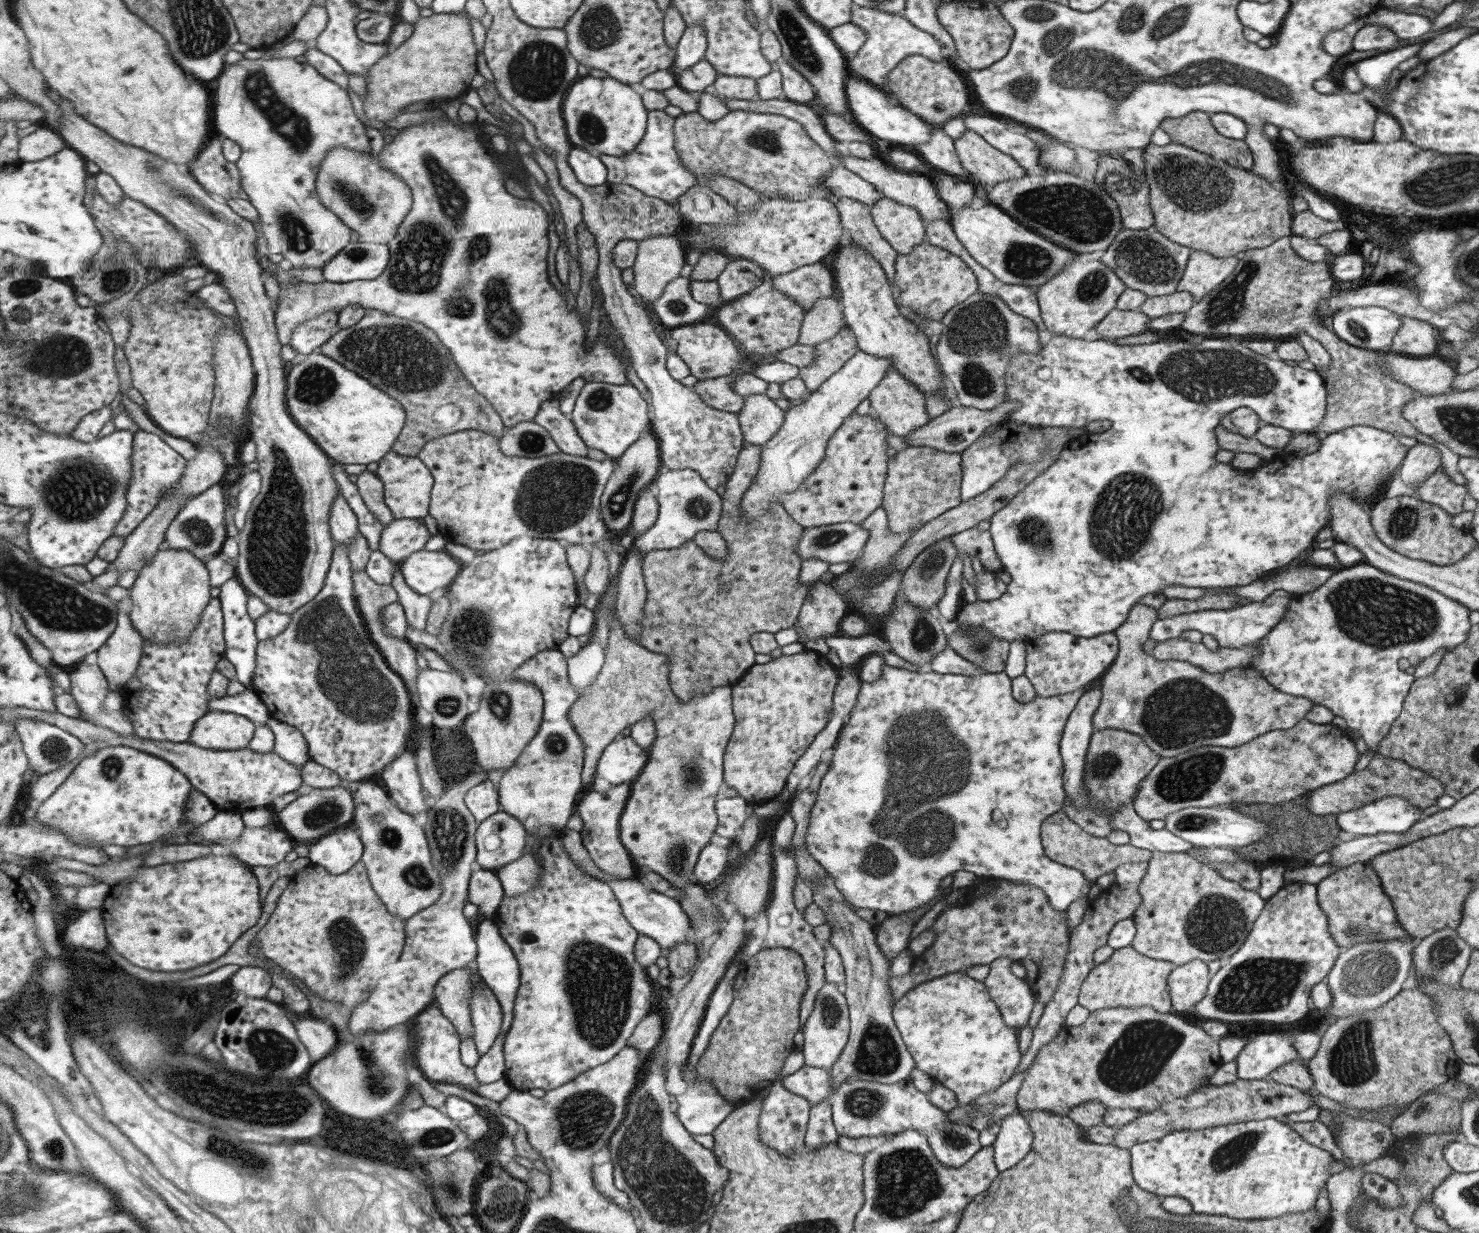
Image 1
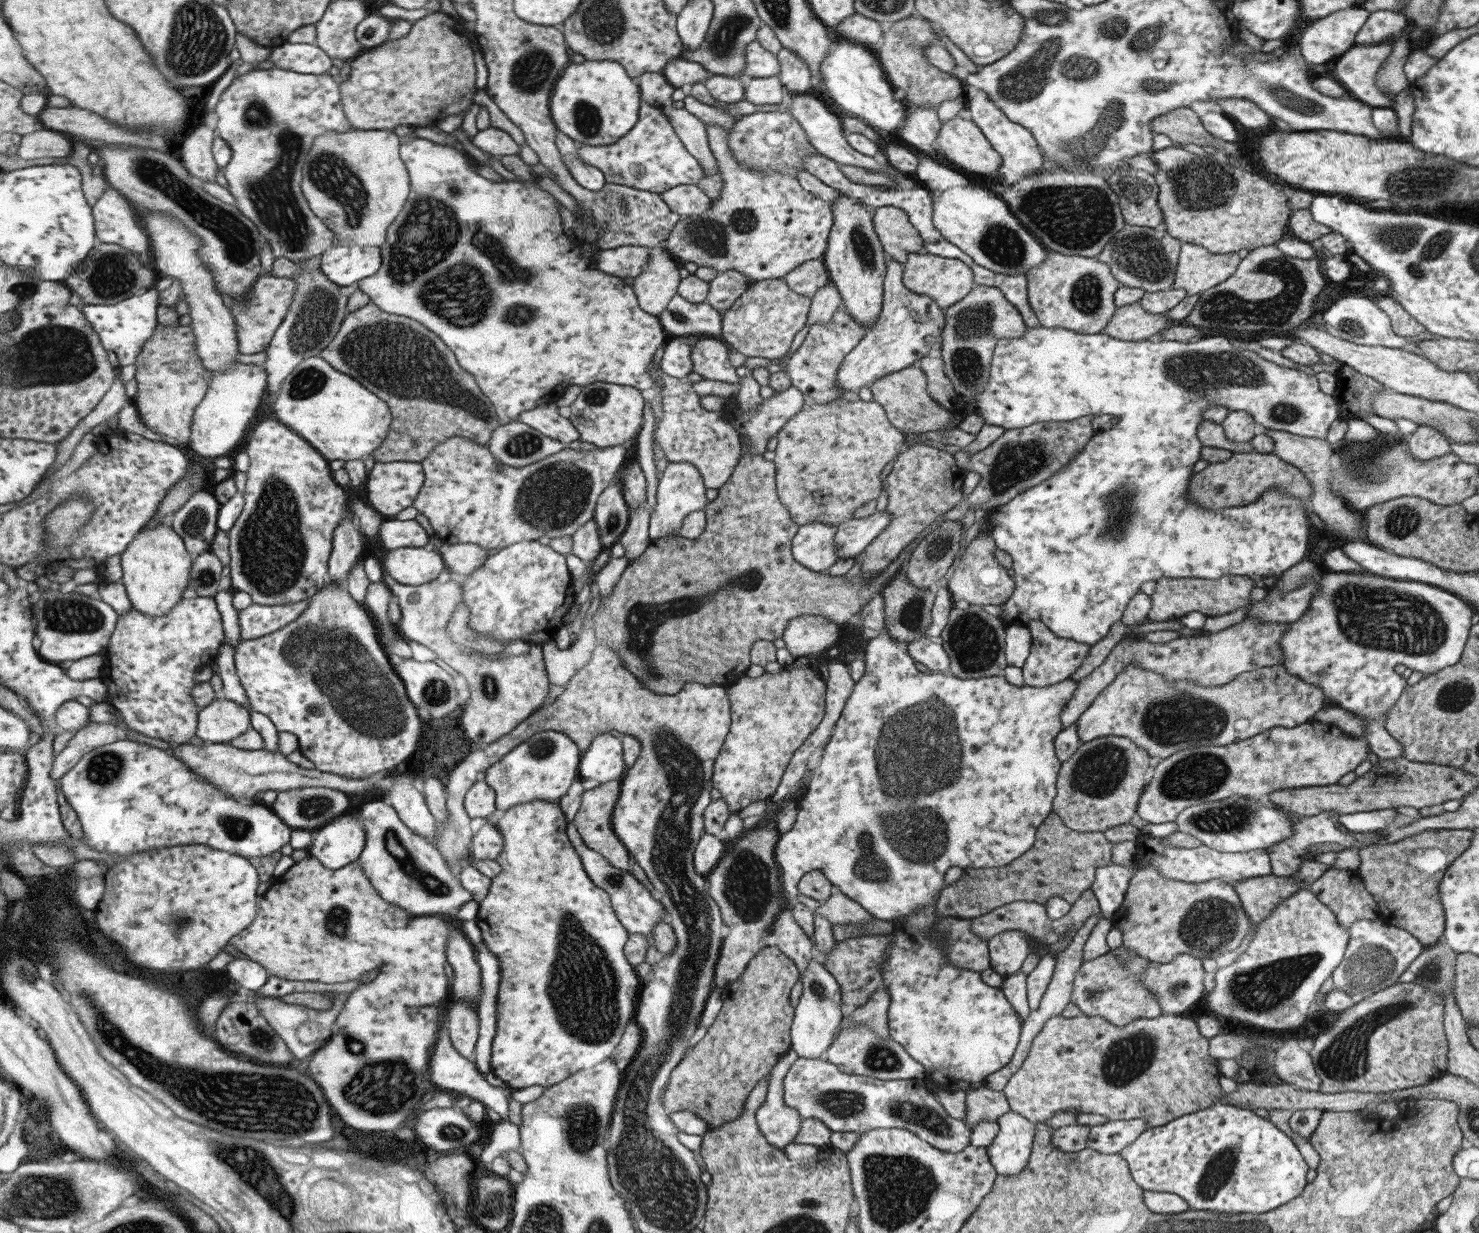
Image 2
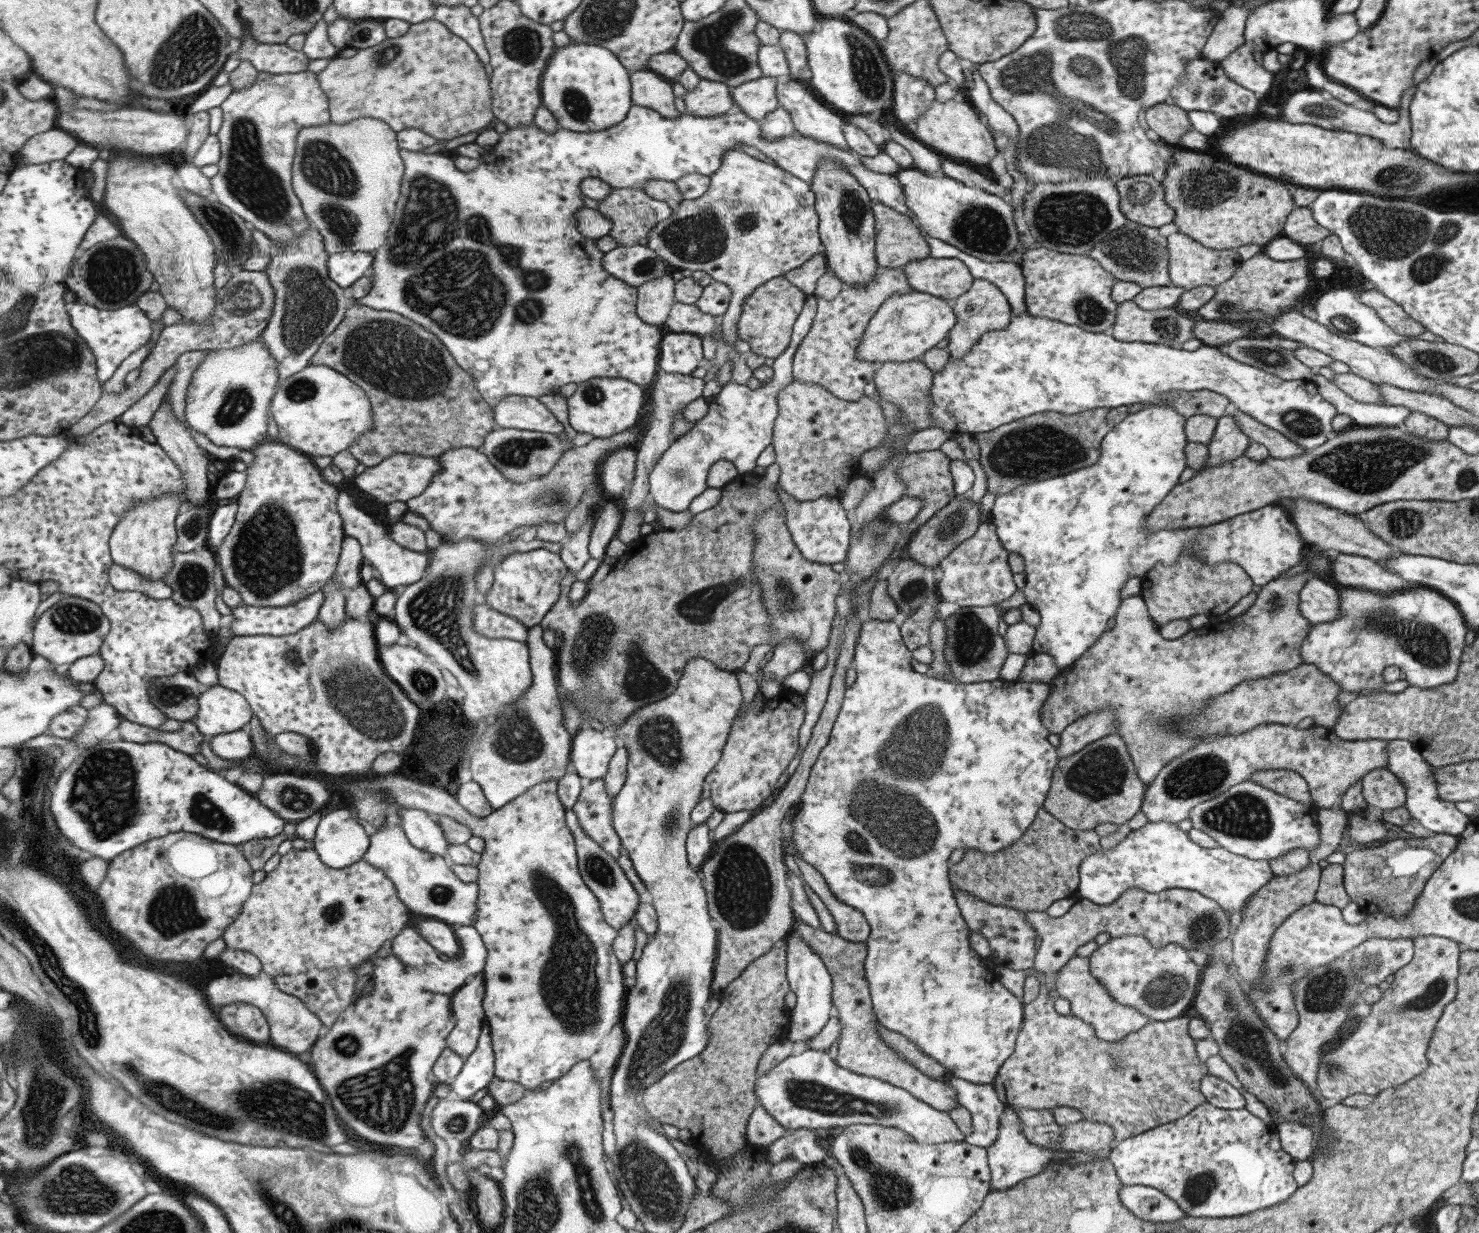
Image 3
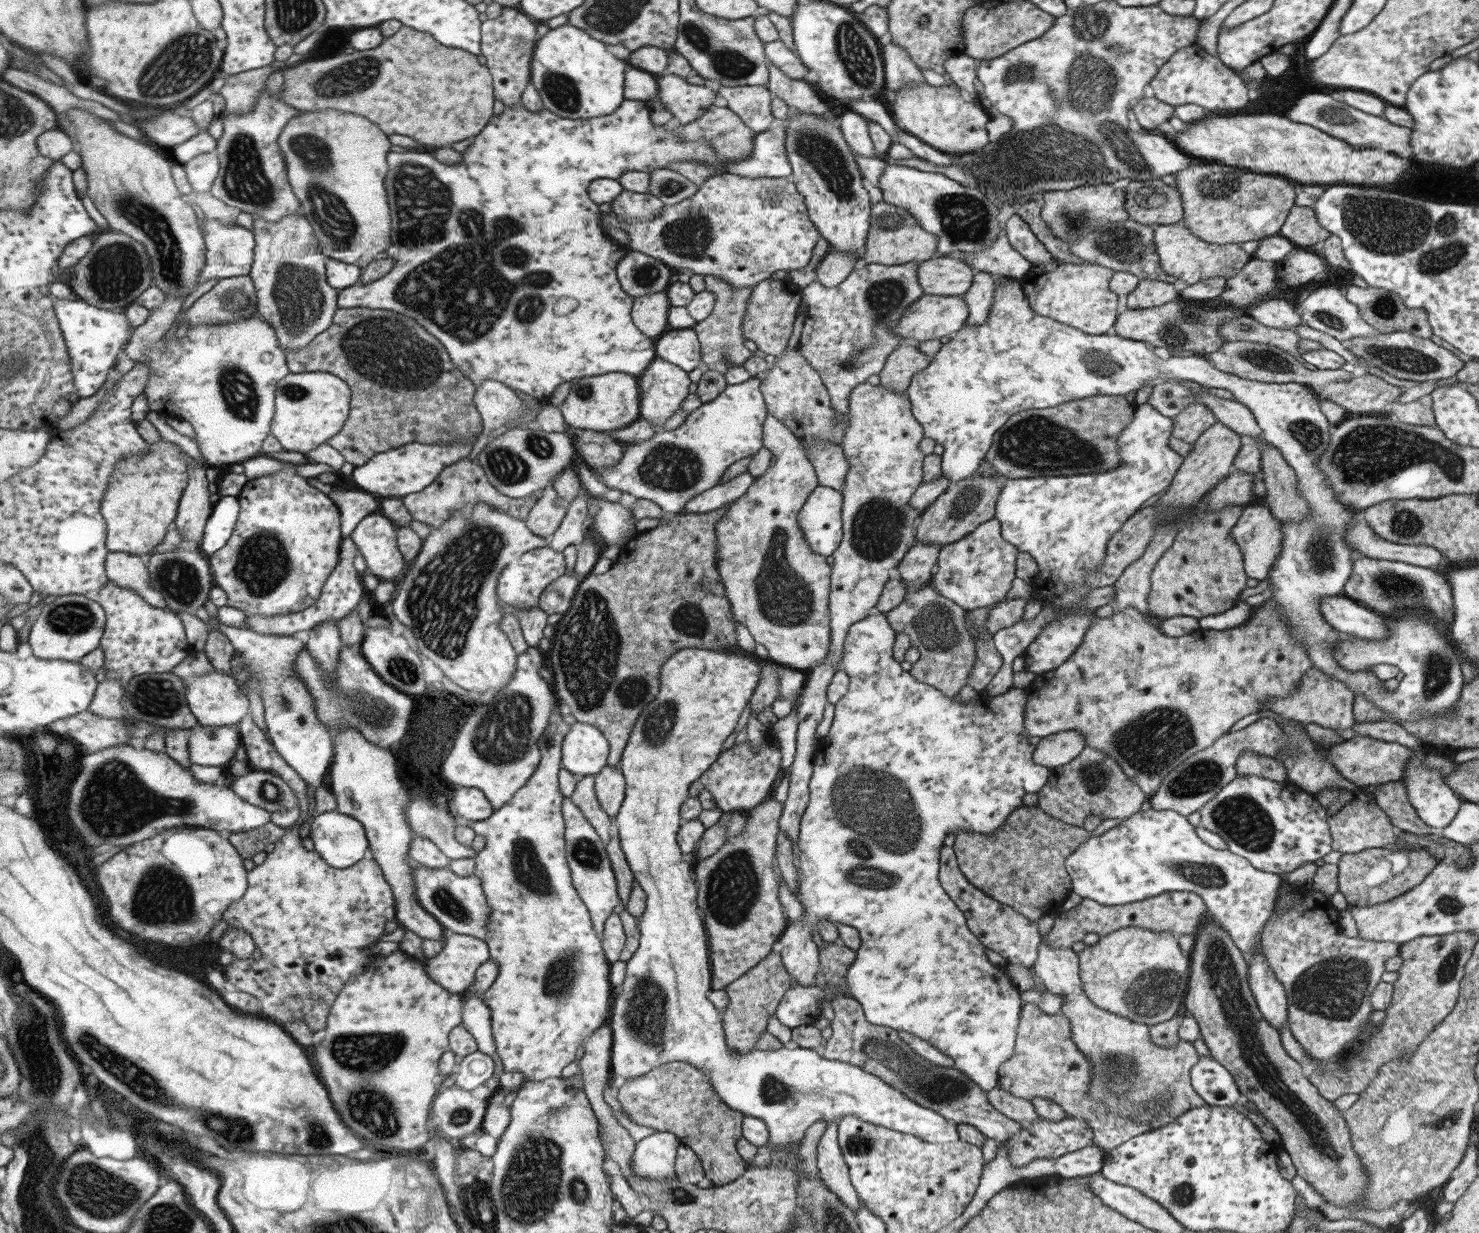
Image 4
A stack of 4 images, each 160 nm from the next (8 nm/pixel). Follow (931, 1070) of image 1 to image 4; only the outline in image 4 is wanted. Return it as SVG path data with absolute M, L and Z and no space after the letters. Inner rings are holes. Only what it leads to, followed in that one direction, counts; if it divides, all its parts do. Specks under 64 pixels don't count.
M873 611L864 619L852 624L847 629L843 641L844 653L839 662L839 668L844 670L848 678L848 687L846 693L834 704L830 730L824 738L818 739L815 744L812 774L808 781L808 802L803 815L800 817L797 841L795 841L794 846L797 854L795 864L798 868L798 894L795 896L803 908L803 915L798 922L788 924L782 932L783 938L779 939L783 945L780 951L782 964L785 965L786 971L796 982L784 994L774 1016L789 1029L811 1025L816 1018L820 1017L823 1000L831 1000L835 995L847 992L846 995L852 996L852 999L855 999L862 1006L867 1022L878 1027L909 1032L928 1042L941 1054L951 1058L954 1068L986 1092L996 1086L998 1068L1012 1056L1016 1026L1023 1002L1019 998L1019 991L1009 980L1005 968L991 964L986 959L984 946L970 933L963 914L955 907L954 902L939 884L939 849L941 849L943 837L947 833L954 836L960 830L963 833L979 833L979 835L995 833L1006 821L1007 815L1011 815L1015 809L1022 806L1021 799L1025 794L1037 793L1043 788L1047 782L1048 768L1034 764L1032 761L1032 754L1036 746L1027 742L1030 736L1025 735L1026 732L1023 728L1024 706L1026 706L1028 697L1025 689L1012 687L1007 692L994 697L983 694L983 690L981 690L977 691L970 701L961 704L959 699L945 696L939 689L916 681L915 677L899 667L899 662L892 657L895 637L896 634L887 622L885 614ZM819 920L852 926L857 929L860 936L860 947L856 950L852 965L844 974L846 978L844 986L826 986L821 989L814 984L815 972L818 970L819 962L818 948L815 947L811 933Z

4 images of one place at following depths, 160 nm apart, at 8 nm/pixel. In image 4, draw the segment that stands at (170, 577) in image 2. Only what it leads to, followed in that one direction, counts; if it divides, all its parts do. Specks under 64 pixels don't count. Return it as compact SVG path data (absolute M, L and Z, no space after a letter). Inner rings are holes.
M160 440L147 446L146 452L130 454L116 464L102 504L108 526L106 545L110 552L128 552L145 559L166 539L169 526L178 518L180 500L190 481L190 468L204 466L171 442Z

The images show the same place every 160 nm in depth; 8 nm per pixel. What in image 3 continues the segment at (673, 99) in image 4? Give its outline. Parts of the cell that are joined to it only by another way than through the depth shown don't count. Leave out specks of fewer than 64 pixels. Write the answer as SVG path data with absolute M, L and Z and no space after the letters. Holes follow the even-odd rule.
M702 79L695 91L686 92L682 98L686 112L697 117L716 117L735 109L731 96L733 88L721 81Z

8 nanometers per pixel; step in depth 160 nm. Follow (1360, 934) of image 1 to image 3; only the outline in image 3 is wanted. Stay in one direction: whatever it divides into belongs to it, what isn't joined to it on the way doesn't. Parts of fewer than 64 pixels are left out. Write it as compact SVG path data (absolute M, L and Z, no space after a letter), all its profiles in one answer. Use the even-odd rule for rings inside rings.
M1328 864L1322 868L1314 901L1336 907L1339 910L1343 909L1345 905L1349 905L1350 898L1345 892L1342 876L1342 864Z

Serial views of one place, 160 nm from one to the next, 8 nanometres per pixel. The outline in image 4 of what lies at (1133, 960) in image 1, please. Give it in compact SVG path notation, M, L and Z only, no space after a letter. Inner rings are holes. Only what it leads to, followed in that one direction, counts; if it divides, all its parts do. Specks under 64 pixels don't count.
M1043 936L1038 946L1037 958L1030 968L1040 978L1046 990L1051 994L1059 995L1062 999L1060 1013L1069 1021L1075 1048L1083 1056L1087 1056L1090 1062L1092 1079L1088 1097L1094 1101L1103 1102L1107 1090L1107 1072L1103 1070L1103 1062L1109 1056L1119 1056L1119 1050L1121 1050L1121 1056L1127 1058L1128 1065L1131 1066L1131 1078L1127 1078L1129 1088L1123 1094L1125 1106L1131 1106L1127 1108L1129 1114L1135 1116L1139 1112L1146 1112L1149 1115L1148 1106L1163 1099L1164 1102L1160 1106L1170 1107L1158 1108L1158 1116L1152 1116L1152 1119L1171 1122L1175 1117L1187 1112L1187 1109L1205 1105L1206 1102L1190 1085L1191 1067L1200 1057L1191 1042L1180 1041L1175 1047L1157 1047L1149 1040L1148 1025L1095 1006L1082 989L1076 952L1069 948L1050 948L1044 944L1042 938Z

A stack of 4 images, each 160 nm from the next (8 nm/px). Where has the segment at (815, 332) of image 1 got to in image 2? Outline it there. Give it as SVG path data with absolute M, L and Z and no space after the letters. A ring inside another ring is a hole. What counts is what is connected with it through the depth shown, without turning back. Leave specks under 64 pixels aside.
M828 283L821 288L810 298L810 308L808 309L807 327L811 325L827 325L831 321L831 316L839 306L842 305L842 298L839 297L839 292Z

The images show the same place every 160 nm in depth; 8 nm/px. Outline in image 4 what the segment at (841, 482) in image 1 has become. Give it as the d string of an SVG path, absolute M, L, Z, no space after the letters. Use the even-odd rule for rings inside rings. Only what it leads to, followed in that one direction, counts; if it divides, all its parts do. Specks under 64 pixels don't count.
M797 347L791 350L784 349L783 353L775 358L773 364L769 365L767 372L759 376L759 379L762 380L760 388L770 415L787 426L802 448L812 441L840 444L845 425L848 422L848 414L839 415L838 421L832 420L832 416L836 416L836 412L831 406L828 392L825 390L820 376L807 365Z

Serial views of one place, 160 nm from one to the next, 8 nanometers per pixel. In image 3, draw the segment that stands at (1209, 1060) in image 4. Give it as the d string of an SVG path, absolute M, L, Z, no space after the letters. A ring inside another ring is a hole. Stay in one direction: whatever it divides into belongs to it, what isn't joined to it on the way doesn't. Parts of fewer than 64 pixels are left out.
M1206 1074L1200 1080L1199 1088L1206 1102L1215 1108L1239 1110L1245 1106L1245 1100L1239 1089L1213 1075Z

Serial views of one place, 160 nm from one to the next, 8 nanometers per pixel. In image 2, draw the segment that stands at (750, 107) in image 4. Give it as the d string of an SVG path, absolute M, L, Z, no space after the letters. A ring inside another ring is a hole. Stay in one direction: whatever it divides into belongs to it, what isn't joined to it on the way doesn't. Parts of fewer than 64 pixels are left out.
M778 75L767 78L745 79L745 99L754 105L775 106L779 104L786 96L786 91Z

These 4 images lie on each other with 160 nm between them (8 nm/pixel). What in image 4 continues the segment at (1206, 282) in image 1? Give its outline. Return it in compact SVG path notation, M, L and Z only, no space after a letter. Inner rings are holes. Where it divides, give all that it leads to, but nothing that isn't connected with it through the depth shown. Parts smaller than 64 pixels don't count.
M1169 224L1153 226L1153 242L1159 257L1160 267L1165 274L1175 276L1191 285L1205 278L1221 276L1225 279L1233 276L1241 270L1244 264L1251 259L1240 246L1235 244L1209 244L1197 238L1184 225Z

